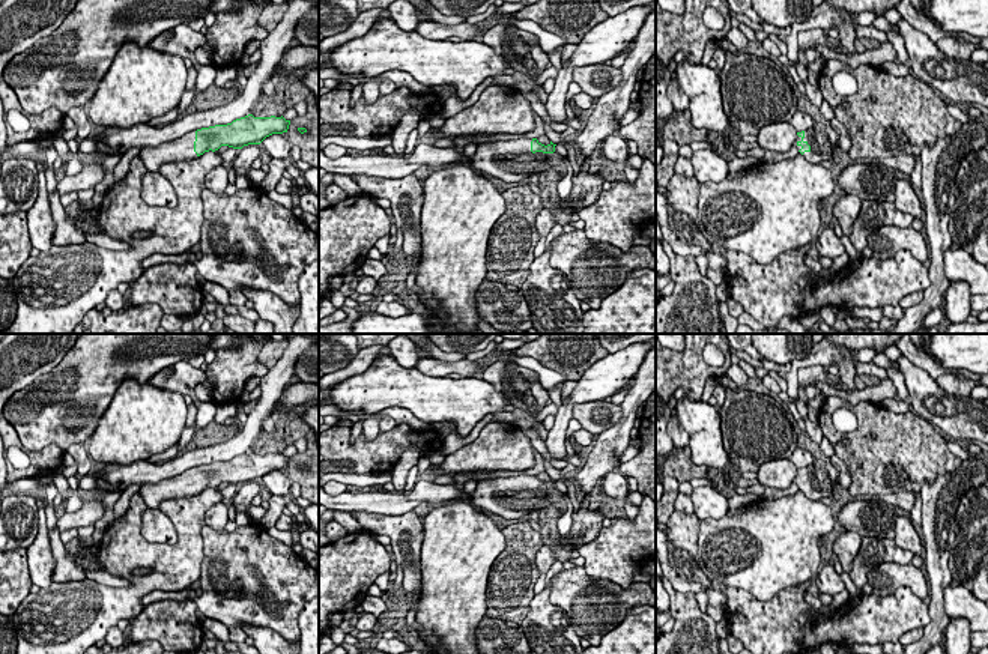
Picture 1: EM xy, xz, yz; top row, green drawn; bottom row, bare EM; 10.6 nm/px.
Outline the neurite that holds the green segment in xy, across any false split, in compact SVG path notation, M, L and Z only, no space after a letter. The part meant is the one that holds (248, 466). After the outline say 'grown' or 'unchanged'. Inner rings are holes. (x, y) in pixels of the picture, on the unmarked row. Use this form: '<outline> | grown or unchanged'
M248 451L227 462L215 462L191 468L176 477L159 483L140 486L138 493L147 508L158 508L162 501L195 496L205 489L215 489L221 483L242 486L248 481L260 481L272 471L287 469L290 457L281 454L254 454Z | grown

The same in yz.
M814 460L811 466L797 469L794 483L811 501L829 498L838 481L838 474L830 460Z | grown

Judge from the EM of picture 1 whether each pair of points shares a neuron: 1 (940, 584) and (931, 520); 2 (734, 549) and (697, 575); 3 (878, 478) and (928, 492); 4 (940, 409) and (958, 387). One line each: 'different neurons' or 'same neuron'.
1: same neuron
2: different neurons
3: different neurons
4: different neurons

